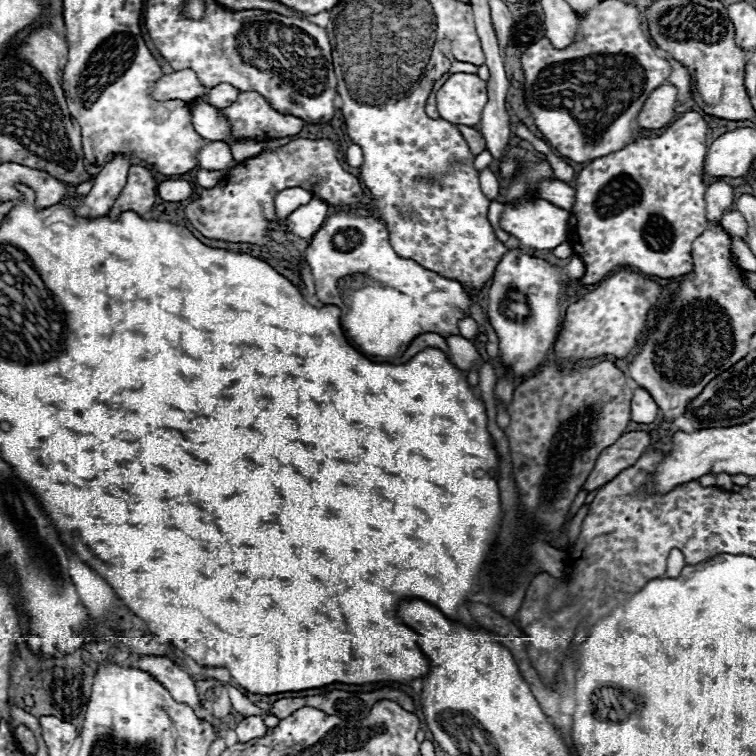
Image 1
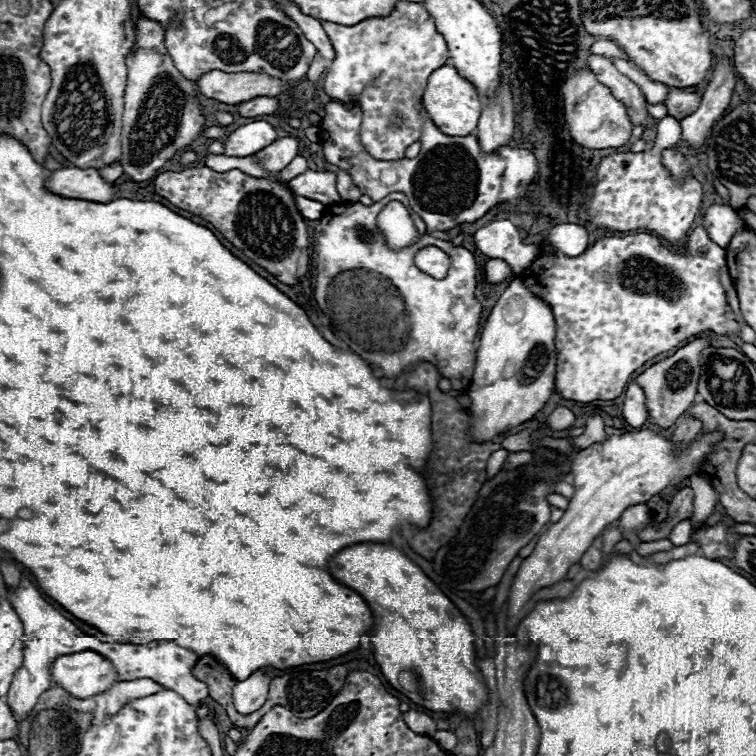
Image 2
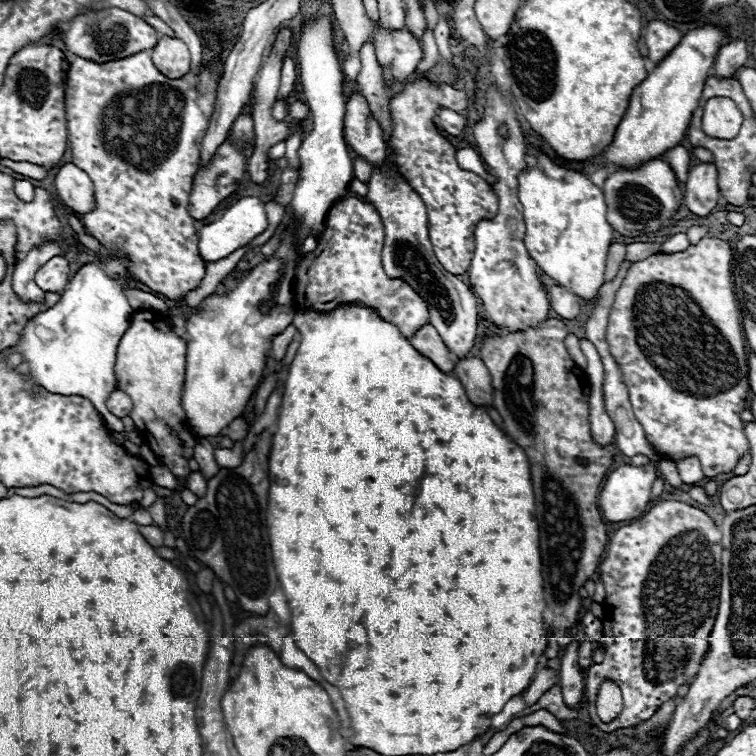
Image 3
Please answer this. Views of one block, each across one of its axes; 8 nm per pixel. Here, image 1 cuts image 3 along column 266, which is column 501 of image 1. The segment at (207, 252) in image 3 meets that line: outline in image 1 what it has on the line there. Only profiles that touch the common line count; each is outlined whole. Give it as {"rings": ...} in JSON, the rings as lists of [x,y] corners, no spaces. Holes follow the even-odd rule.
{"rings":[[[526,200],[518,204],[504,204],[504,214],[500,226],[520,240],[520,246],[530,246],[536,250],[554,250],[568,240],[568,218],[570,212],[562,210],[546,200]]]}

